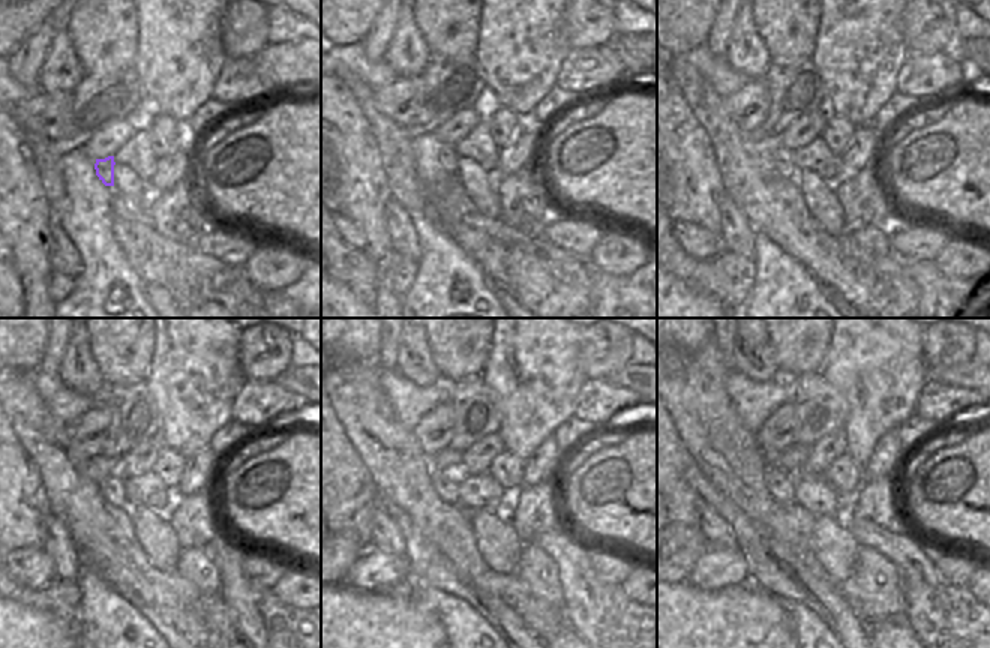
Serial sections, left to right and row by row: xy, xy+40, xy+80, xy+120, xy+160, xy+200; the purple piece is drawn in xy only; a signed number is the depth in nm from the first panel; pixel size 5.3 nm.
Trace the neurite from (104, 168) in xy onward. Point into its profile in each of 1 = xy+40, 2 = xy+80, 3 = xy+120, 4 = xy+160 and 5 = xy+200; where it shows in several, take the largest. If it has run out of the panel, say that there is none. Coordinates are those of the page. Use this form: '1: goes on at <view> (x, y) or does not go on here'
1: goes on at xy+40 (447, 158)
2: goes on at xy+80 (783, 159)
3: goes on at xy+120 (111, 488)
4: goes on at xy+160 (446, 483)
5: goes on at xy+200 (780, 483)

